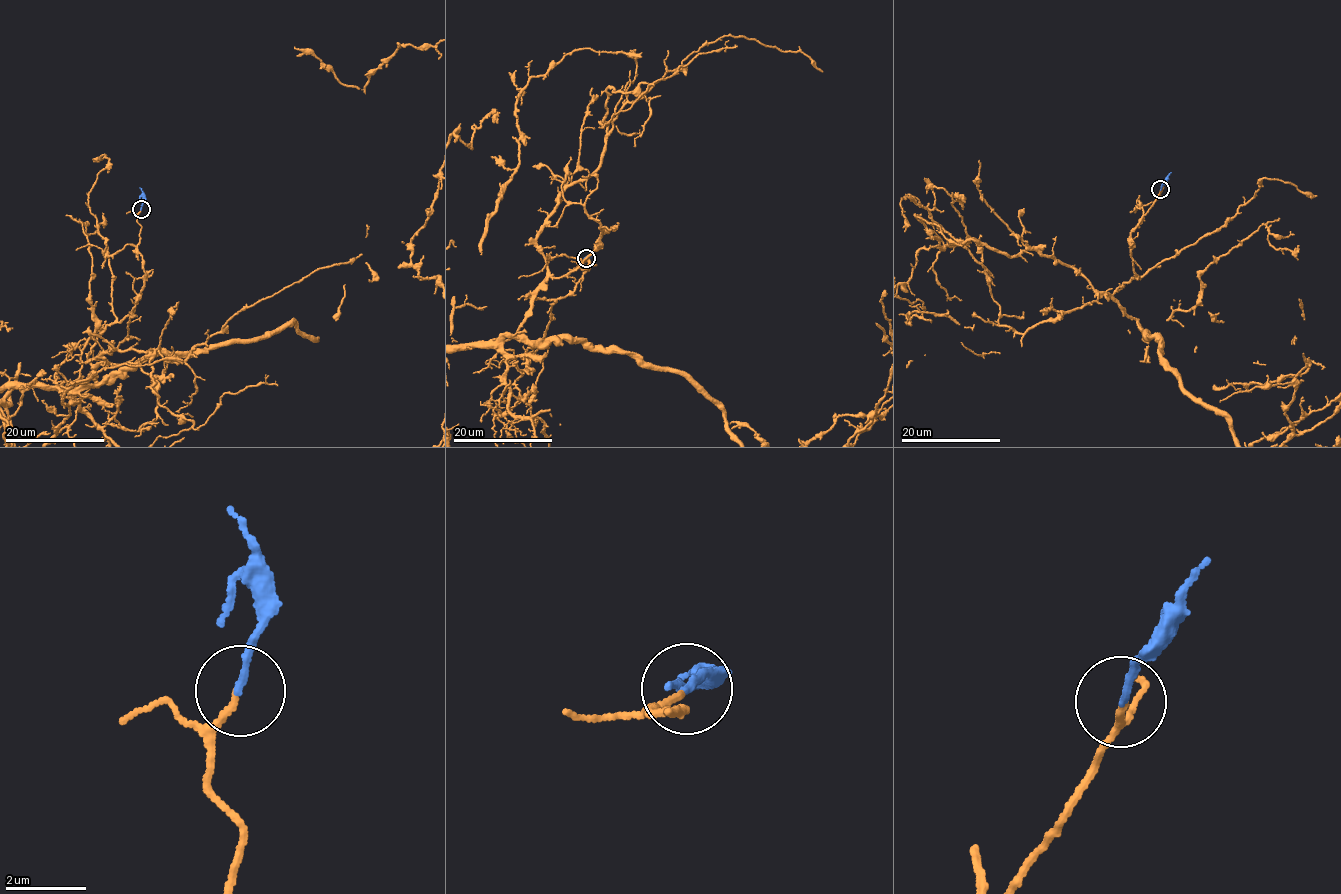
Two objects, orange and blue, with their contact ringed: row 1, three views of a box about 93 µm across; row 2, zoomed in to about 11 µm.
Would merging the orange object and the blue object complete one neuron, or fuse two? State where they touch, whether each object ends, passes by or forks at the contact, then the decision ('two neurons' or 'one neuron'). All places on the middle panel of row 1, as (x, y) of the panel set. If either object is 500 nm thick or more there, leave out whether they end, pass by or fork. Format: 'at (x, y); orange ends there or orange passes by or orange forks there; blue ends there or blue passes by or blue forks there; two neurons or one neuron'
at (586, 258); orange ends there; blue ends there; one neuron

